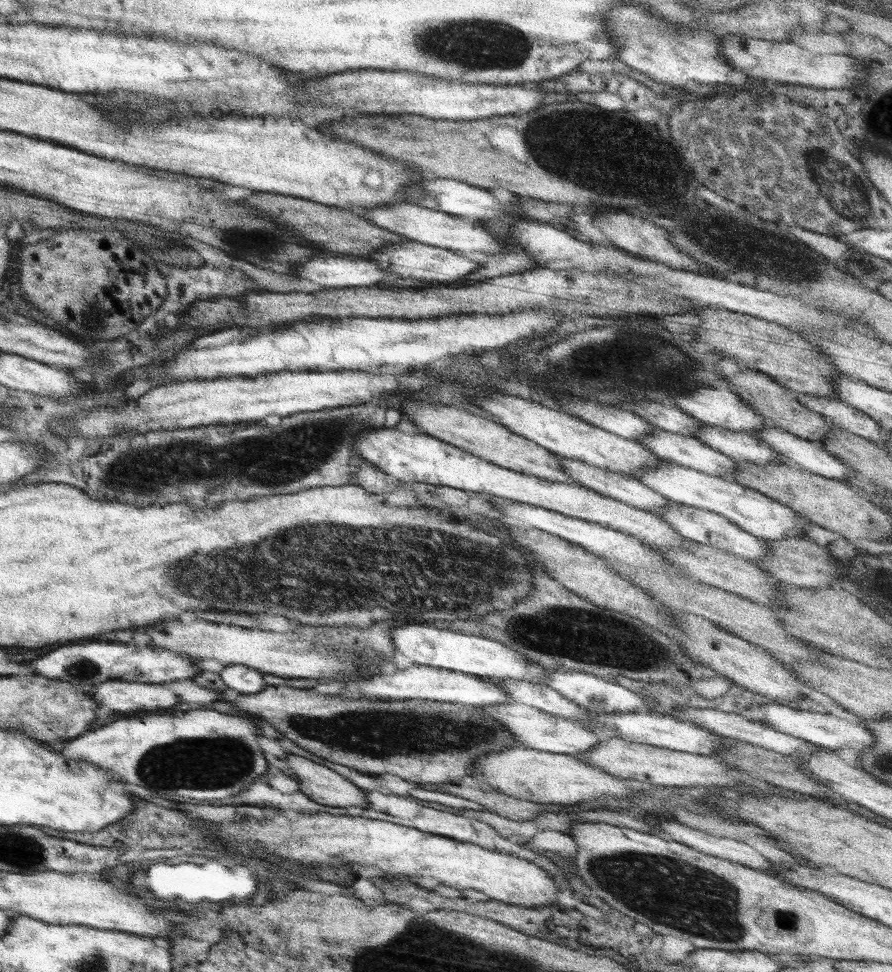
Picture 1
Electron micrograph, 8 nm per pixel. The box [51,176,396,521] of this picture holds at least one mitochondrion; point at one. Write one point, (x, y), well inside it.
(285, 456)

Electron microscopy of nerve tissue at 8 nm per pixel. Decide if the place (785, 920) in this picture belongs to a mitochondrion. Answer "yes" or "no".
yes

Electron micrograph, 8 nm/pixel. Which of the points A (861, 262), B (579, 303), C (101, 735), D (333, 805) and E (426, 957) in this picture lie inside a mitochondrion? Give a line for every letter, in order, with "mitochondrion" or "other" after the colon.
A: other
B: other
C: other
D: other
E: mitochondrion

